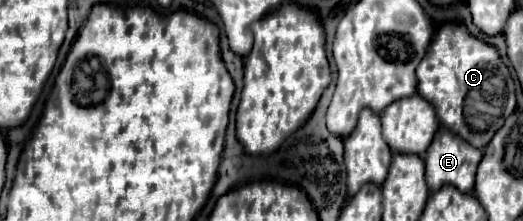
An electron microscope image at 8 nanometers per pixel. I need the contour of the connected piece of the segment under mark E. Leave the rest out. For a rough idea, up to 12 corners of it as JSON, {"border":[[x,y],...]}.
{"border":[[440,127],[426,149],[430,191],[472,193],[482,153]]}

